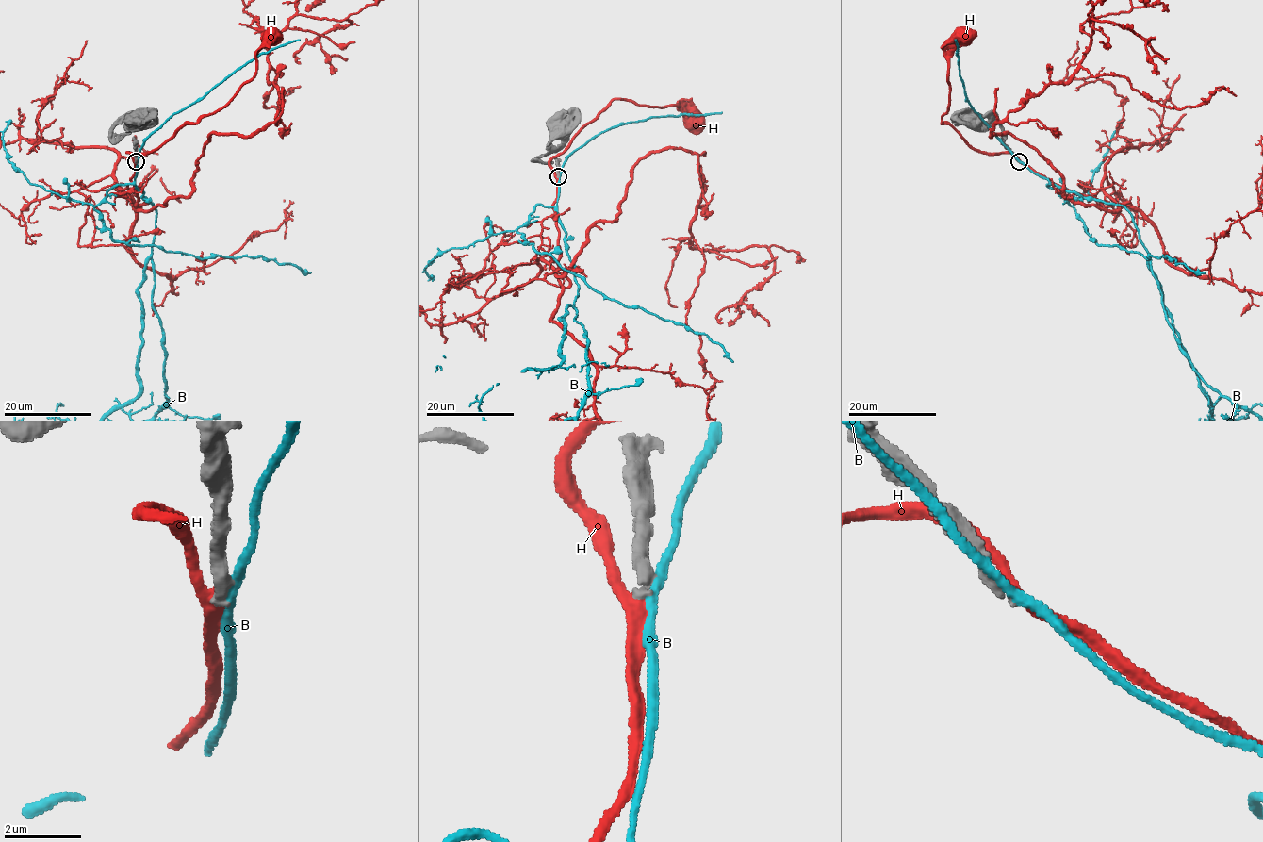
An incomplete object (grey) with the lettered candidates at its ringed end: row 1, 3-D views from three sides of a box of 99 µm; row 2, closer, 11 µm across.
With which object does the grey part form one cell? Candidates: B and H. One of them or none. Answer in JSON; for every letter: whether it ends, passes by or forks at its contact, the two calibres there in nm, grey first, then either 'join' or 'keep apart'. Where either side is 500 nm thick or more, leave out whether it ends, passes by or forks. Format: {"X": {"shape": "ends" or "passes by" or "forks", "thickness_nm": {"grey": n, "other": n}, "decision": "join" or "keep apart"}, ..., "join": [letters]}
{"B": {"shape": "passes by", "thickness_nm": {"grey": 380, "other": 240}, "decision": "keep apart"}, "H": {"shape": "passes by", "thickness_nm": {"grey": 320, "other": 280}, "decision": "keep apart"}, "join": []}

